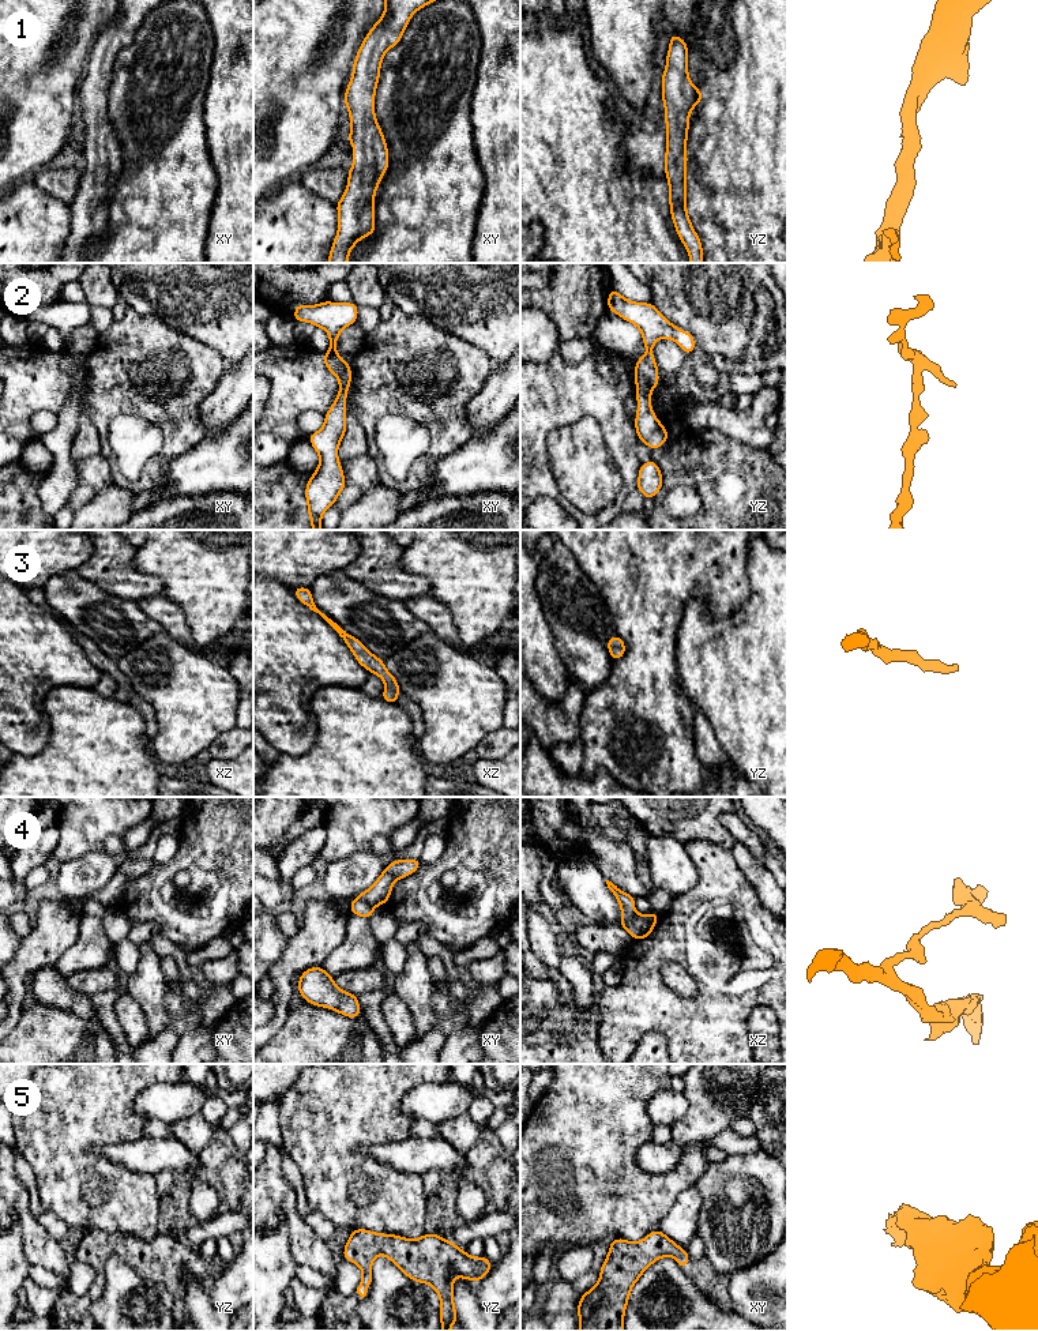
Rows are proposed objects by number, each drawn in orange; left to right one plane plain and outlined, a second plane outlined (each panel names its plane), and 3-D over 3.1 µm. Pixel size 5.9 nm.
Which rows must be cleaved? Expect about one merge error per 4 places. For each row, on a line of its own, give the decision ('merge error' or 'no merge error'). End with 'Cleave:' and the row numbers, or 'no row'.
1: no merge error
2: no merge error
3: no merge error
4: merge error
5: no merge error
Cleave: 4

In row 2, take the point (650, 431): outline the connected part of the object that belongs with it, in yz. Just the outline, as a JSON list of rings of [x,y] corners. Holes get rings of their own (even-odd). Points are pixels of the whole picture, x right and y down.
[[[609,289],[608,309],[635,324],[642,332],[646,354],[635,362],[638,399],[635,429],[648,448],[659,448],[666,443],[670,432],[663,428],[651,409],[651,391],[659,383],[652,347],[658,339],[673,339],[687,356],[696,349],[693,335],[672,324],[652,302],[628,301],[613,289]]]

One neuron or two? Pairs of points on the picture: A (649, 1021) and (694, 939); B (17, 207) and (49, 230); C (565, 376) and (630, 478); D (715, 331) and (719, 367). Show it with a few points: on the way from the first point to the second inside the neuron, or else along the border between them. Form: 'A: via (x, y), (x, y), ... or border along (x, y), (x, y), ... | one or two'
A: via (649, 996), (653, 962), (669, 946) | one
B: via (25, 215), (41, 229) | one
C: via (591, 402), (617, 428), (623, 452) | one
D: border along (696, 346), (707, 354), (721, 354), (736, 363) | two

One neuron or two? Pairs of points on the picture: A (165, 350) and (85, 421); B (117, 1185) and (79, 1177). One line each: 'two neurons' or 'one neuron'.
A: two neurons
B: one neuron

